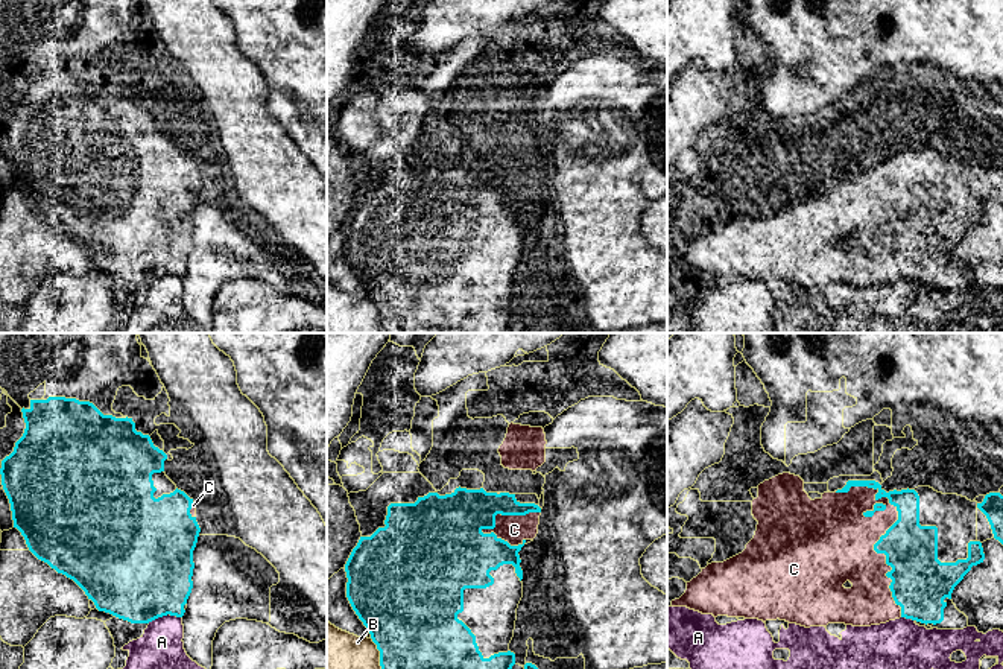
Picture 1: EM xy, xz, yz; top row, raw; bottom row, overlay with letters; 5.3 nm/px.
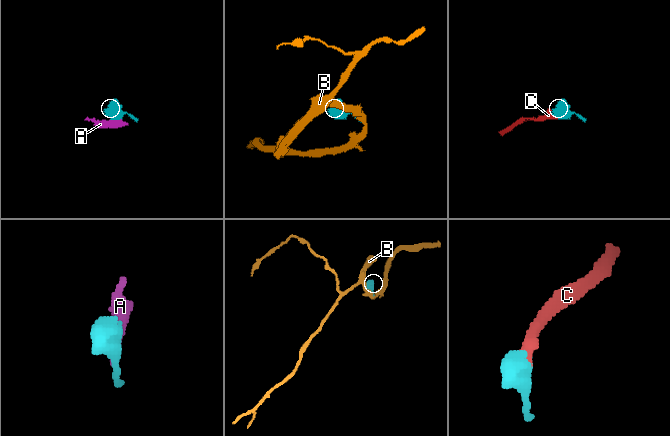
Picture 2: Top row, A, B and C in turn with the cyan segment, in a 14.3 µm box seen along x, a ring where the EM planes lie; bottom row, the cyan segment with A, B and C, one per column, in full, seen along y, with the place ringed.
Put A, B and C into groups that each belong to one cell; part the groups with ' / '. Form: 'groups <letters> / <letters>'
groups A / B / C

